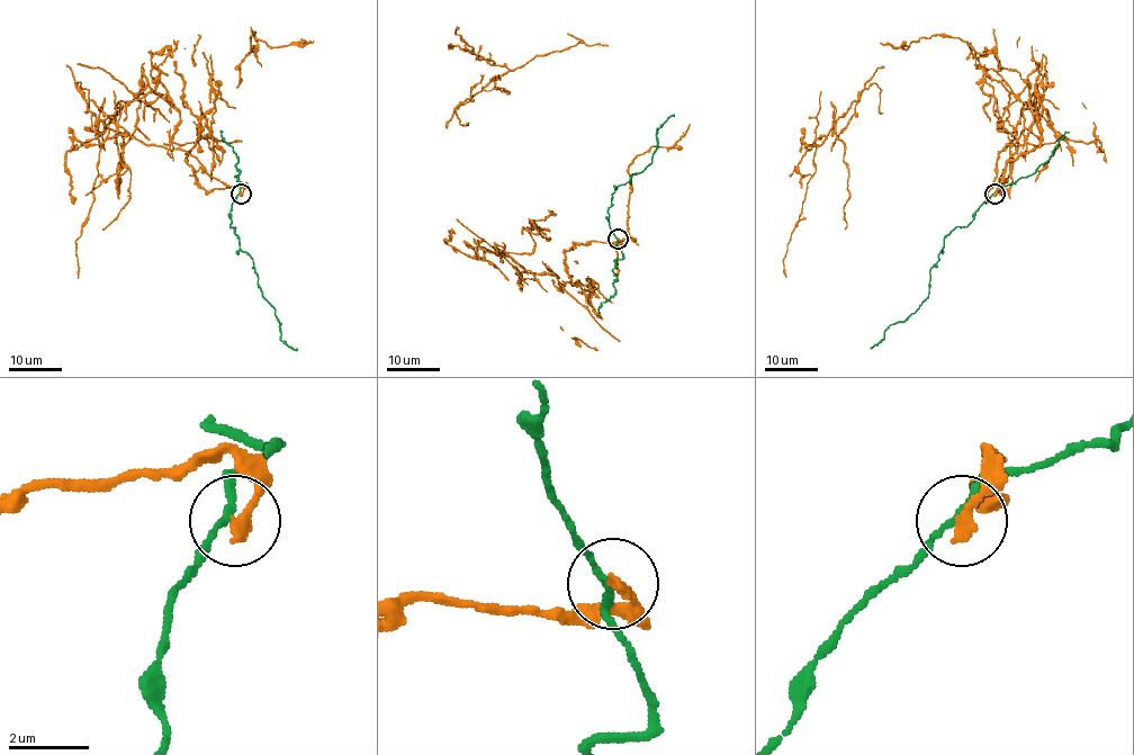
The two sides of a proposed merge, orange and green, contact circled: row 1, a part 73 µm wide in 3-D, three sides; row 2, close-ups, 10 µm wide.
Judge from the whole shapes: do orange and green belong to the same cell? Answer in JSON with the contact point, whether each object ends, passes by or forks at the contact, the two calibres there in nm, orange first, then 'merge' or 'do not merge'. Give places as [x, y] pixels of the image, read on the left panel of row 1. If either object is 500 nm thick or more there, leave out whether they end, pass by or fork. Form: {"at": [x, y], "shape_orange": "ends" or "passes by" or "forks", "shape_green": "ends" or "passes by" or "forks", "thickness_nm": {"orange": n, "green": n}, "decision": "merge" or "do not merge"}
{"at": [241, 194], "shape_orange": "ends", "shape_green": "passes by", "thickness_nm": {"orange": 300, "green": 160}, "decision": "do not merge"}

